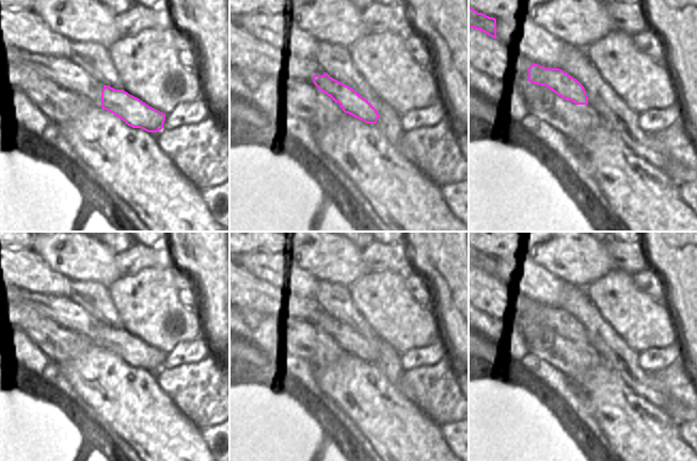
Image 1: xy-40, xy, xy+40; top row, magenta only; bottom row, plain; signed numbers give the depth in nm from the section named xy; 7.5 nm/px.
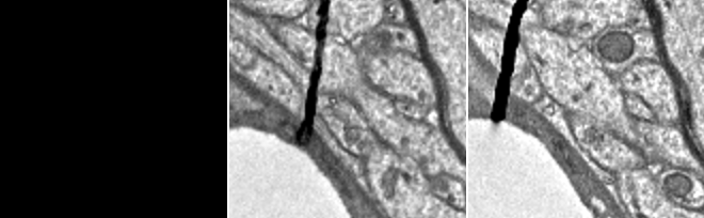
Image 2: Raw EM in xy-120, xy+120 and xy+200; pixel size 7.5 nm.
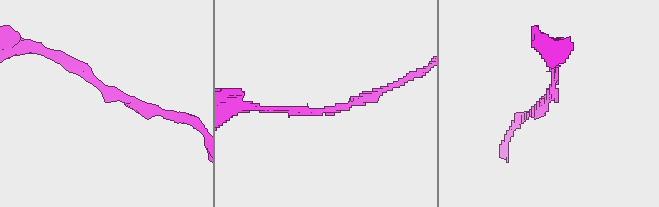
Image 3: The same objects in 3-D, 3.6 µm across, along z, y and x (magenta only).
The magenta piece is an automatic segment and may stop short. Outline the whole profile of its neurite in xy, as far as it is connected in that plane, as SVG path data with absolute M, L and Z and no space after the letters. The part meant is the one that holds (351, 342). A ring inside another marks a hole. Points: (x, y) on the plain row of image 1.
M323 312L322 315L314 314L313 321L332 339L338 341L345 352L367 363L377 362L379 353L375 346L348 324L333 318L327 312Z

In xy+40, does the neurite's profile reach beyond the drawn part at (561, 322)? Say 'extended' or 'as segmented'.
as segmented

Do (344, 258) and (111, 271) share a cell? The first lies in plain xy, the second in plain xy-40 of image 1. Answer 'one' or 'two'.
one

